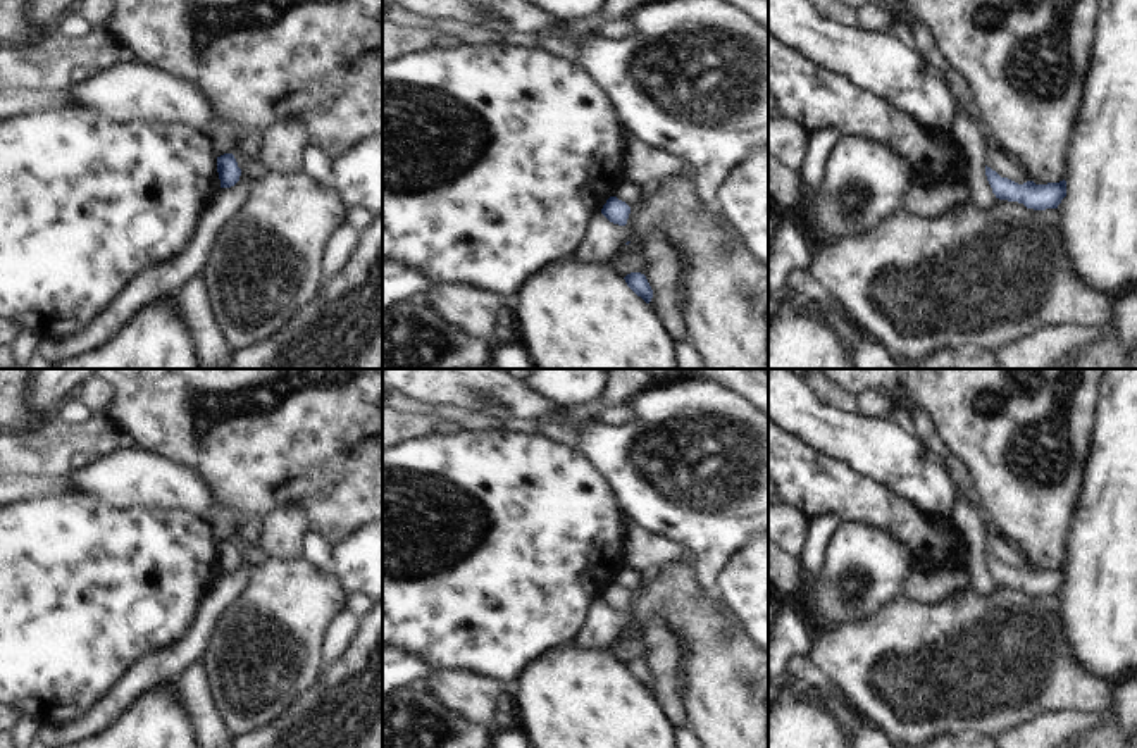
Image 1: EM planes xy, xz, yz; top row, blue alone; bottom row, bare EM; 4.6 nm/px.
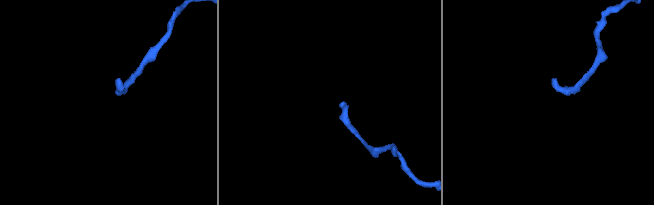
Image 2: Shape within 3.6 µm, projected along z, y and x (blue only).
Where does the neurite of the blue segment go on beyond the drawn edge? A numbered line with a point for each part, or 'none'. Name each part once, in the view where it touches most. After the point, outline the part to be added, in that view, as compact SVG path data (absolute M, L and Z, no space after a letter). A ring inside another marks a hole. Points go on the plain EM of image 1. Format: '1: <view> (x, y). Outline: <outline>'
none

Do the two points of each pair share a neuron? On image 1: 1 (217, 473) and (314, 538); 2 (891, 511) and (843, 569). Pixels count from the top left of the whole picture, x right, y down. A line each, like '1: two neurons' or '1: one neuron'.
1: two neurons
2: two neurons

